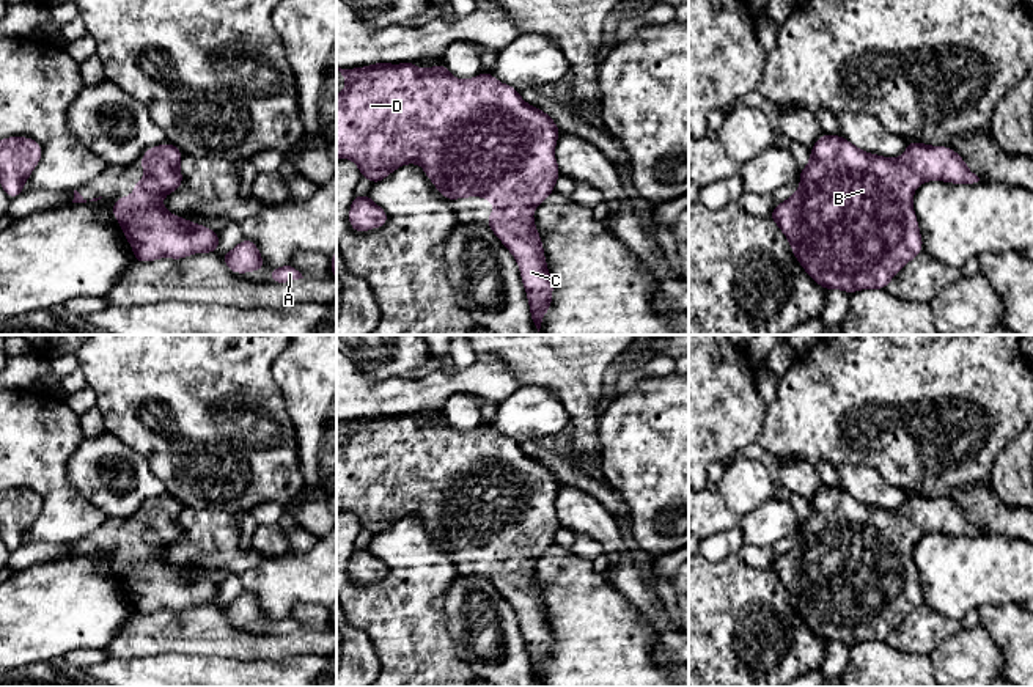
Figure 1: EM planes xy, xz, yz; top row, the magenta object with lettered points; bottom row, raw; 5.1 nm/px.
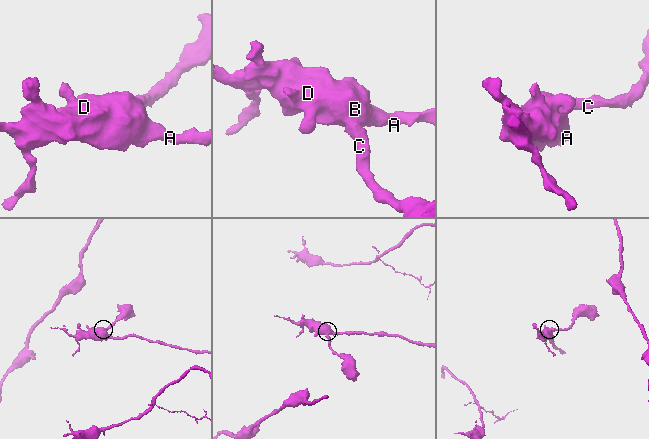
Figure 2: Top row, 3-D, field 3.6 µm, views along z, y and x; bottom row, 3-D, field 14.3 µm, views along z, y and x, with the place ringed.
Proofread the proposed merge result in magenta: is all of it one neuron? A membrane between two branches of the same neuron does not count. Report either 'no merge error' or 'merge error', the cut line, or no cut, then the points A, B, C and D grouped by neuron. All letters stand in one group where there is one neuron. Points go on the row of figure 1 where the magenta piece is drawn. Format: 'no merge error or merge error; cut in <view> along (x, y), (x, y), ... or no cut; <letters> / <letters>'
no merge error; no cut; A B C D

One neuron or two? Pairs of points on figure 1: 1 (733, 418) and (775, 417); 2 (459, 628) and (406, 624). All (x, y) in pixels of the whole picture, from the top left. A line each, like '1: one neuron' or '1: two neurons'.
1: two neurons
2: two neurons

